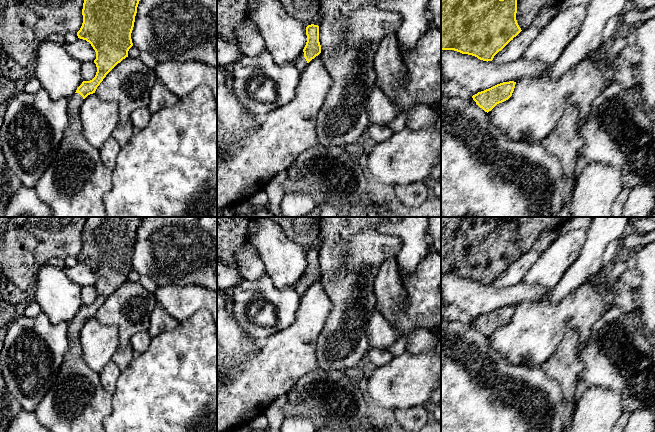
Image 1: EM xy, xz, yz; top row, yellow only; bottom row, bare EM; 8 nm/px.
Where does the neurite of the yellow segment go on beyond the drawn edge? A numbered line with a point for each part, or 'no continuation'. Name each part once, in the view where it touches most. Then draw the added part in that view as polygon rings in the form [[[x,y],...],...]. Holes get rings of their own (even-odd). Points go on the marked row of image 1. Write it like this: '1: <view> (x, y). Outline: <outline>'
1: xz (300, 63). Outline: [[[302,51],[298,58],[295,60],[294,65],[301,72],[304,70],[307,64],[308,63],[304,57],[304,52]]]

